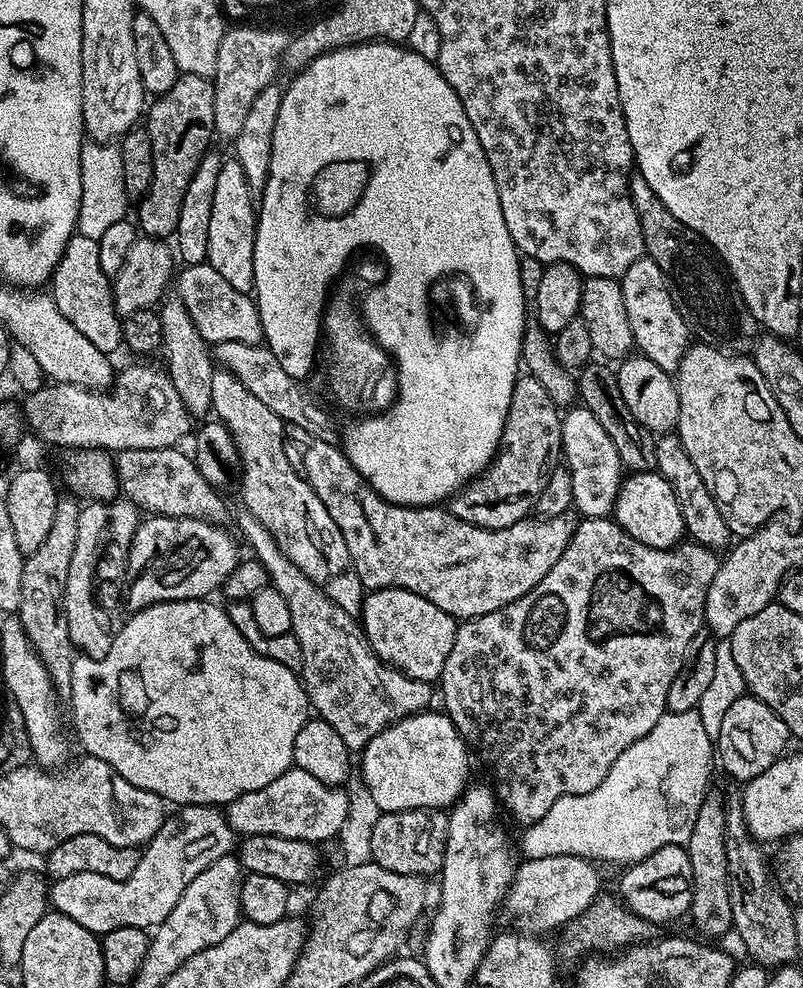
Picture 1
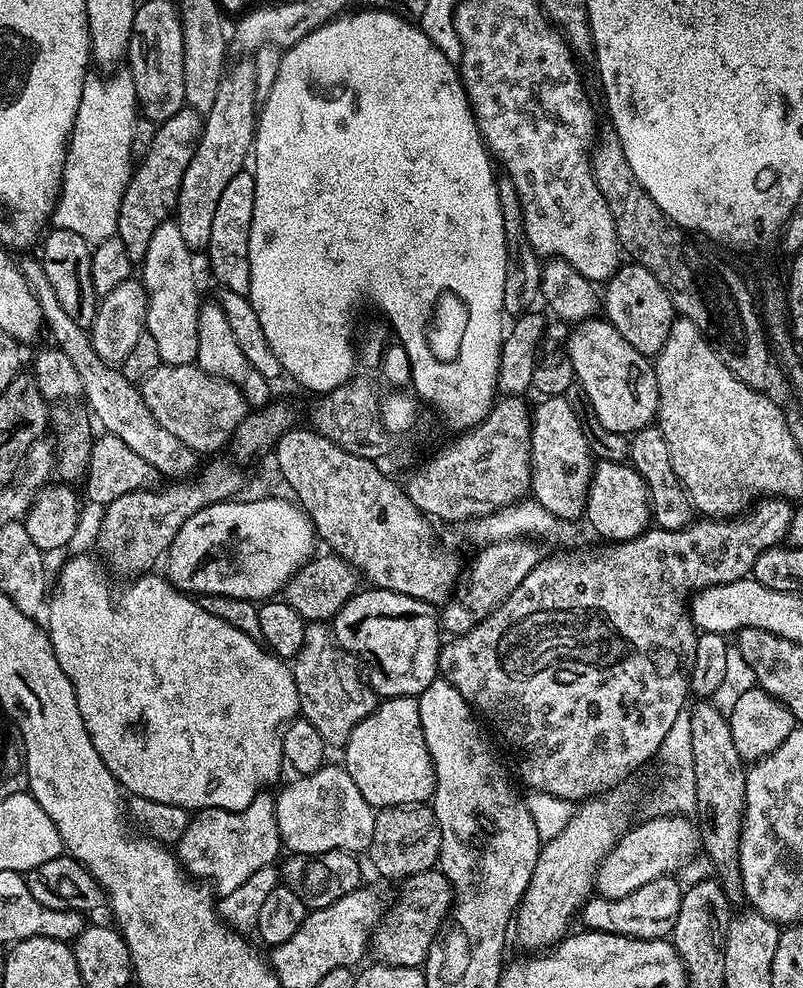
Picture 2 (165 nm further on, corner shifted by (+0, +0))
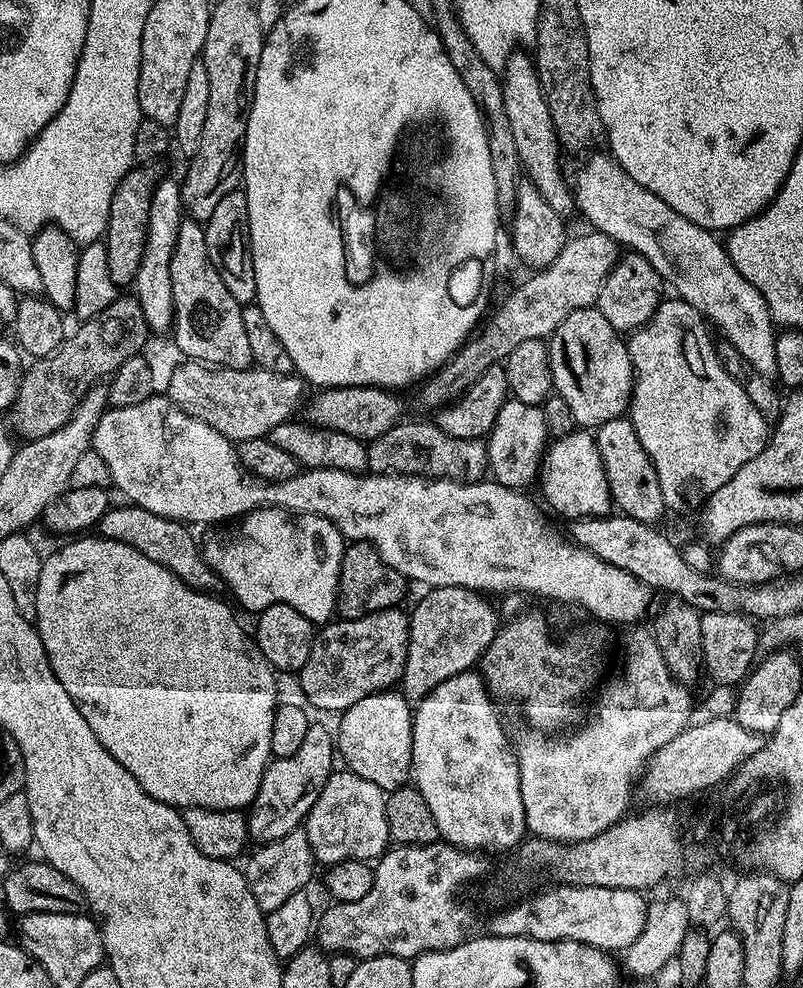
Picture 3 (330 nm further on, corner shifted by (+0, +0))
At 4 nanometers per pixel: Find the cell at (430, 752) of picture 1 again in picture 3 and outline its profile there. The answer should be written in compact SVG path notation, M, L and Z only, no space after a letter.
M373 694L354 702L339 717L340 729L335 729L335 747L339 759L345 760L347 771L374 782L385 793L403 788L409 783L412 771L413 707L403 695Z

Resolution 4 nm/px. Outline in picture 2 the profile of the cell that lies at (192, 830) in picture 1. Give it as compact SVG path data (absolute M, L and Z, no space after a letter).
M262 790L251 806L240 812L222 811L221 808L201 809L191 817L176 844L179 865L191 877L218 882L217 893L231 897L254 873L271 867L282 850L275 799L269 791Z

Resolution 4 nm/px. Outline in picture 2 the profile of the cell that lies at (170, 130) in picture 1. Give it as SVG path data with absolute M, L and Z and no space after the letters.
M185 106L174 114L174 118L159 121L146 158L135 165L122 194L116 223L116 235L122 246L126 246L126 254L133 262L143 261L146 246L150 246L150 238L154 238L154 230L175 213L182 174L186 174L186 166L190 166L190 158L194 158L194 150L198 150L198 141L203 133L204 116Z

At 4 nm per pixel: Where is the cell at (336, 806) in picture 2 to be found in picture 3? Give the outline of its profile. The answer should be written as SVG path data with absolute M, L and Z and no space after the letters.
M347 770L333 771L306 819L313 857L331 866L343 860L372 862L383 856L390 844L385 799L384 789L374 786L374 782Z

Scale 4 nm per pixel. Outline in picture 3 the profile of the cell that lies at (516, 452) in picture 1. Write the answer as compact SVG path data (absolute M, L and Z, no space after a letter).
M398 422L386 434L371 441L368 449L368 472L398 476L422 476L437 480L480 482L489 471L488 445L483 439L463 440L446 434L435 423L404 424Z

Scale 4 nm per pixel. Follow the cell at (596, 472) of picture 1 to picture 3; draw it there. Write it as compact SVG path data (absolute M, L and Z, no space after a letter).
M510 398L498 410L498 418L486 437L488 445L488 466L495 483L507 488L523 489L537 479L544 463L544 454L550 443L548 423L543 407L524 404L521 400Z

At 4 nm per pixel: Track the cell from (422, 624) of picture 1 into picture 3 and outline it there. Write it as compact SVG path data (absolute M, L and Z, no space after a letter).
M399 607L387 608L357 620L337 619L317 631L310 658L298 673L300 688L313 709L342 714L354 702L383 693L401 679L407 660L409 617L400 611Z

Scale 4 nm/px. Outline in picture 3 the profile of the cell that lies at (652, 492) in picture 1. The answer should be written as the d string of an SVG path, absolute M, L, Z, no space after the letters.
M577 430L553 439L544 454L538 484L544 487L549 506L569 522L581 521L585 517L603 517L613 511L606 470L591 431Z

